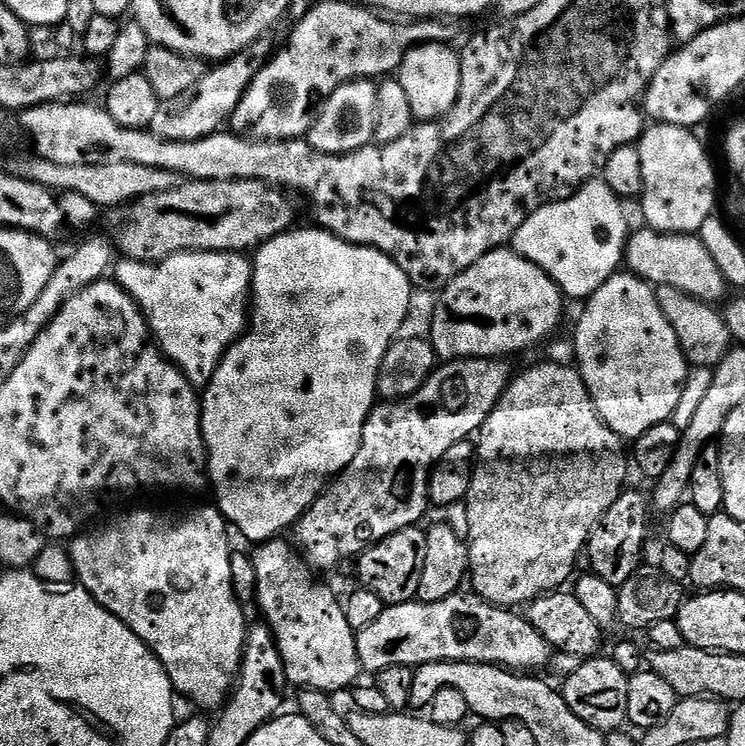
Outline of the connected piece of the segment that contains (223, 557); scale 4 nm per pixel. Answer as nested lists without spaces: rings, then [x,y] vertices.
[[[215,506],[196,508],[193,512],[186,513],[185,516],[163,516],[160,512],[128,512],[121,520],[106,525],[101,532],[92,532],[89,536],[77,535],[70,544],[72,565],[76,568],[76,580],[79,587],[96,597],[97,602],[103,608],[110,610],[110,614],[114,614],[126,626],[130,626],[130,630],[134,630],[134,634],[138,634],[138,638],[142,638],[142,642],[146,642],[146,646],[162,662],[173,689],[179,695],[181,692],[186,699],[193,700],[200,708],[216,708],[215,710],[223,709],[239,677],[240,661],[244,658],[246,635],[246,623],[244,624],[246,608],[234,594],[234,586],[230,578],[230,558],[234,548],[233,545],[228,545],[228,532],[230,533],[230,525],[220,513],[219,508]]]

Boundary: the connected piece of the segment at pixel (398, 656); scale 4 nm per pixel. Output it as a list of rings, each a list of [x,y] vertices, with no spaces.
[[[457,594],[442,602],[394,604],[356,633],[356,649],[361,669],[375,674],[390,666],[412,668],[430,662],[469,660],[479,664],[498,664],[509,670],[540,670],[550,649],[538,630],[523,615],[488,604],[478,595]]]

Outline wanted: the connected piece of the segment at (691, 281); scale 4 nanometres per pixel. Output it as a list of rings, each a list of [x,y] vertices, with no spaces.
[[[647,226],[641,229],[628,237],[626,268],[631,275],[647,280],[653,286],[674,286],[699,300],[717,302],[725,299],[726,281],[722,270],[718,270],[718,262],[710,258],[710,250],[706,250],[699,235],[661,232]]]

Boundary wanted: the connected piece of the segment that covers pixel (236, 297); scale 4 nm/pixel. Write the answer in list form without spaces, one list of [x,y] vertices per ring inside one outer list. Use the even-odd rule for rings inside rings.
[[[179,252],[155,264],[121,259],[115,265],[114,278],[143,310],[160,351],[183,370],[196,389],[203,390],[228,349],[246,331],[252,266],[253,261],[238,252]]]

